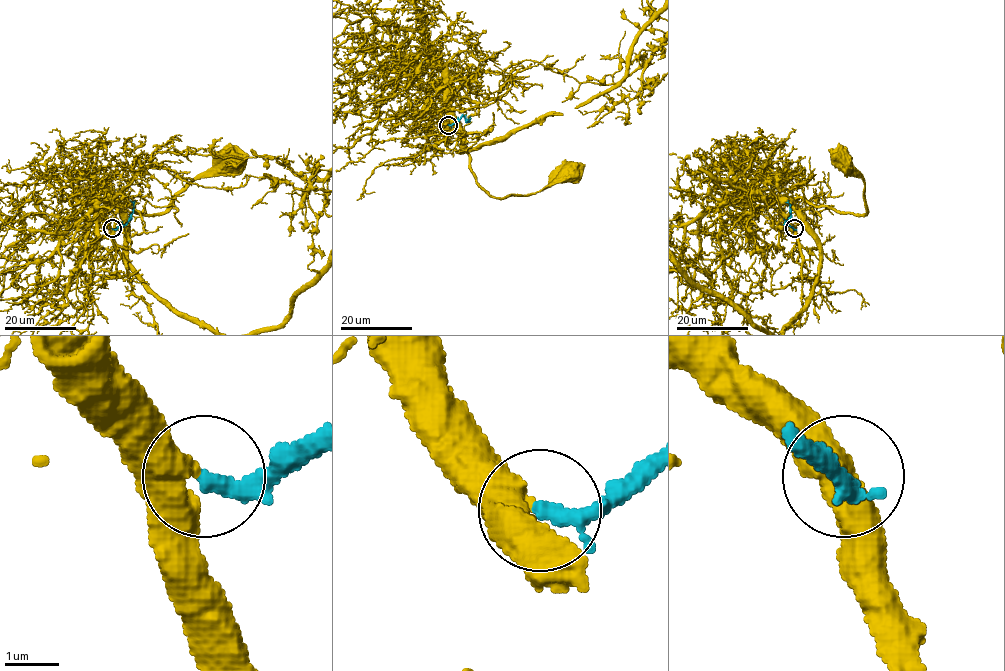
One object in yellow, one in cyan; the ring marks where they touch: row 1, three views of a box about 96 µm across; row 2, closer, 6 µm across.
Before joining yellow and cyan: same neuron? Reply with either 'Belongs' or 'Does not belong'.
Belongs

